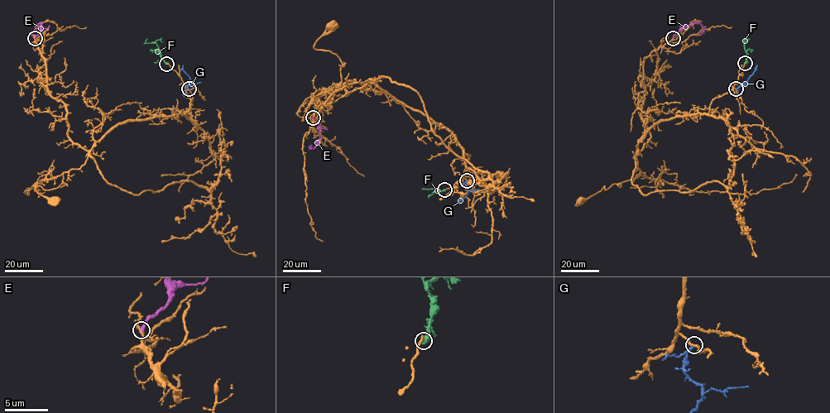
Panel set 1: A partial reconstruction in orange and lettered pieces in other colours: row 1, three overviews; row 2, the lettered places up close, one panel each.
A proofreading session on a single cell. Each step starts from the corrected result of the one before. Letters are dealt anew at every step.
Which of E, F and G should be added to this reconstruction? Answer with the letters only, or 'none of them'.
none of them

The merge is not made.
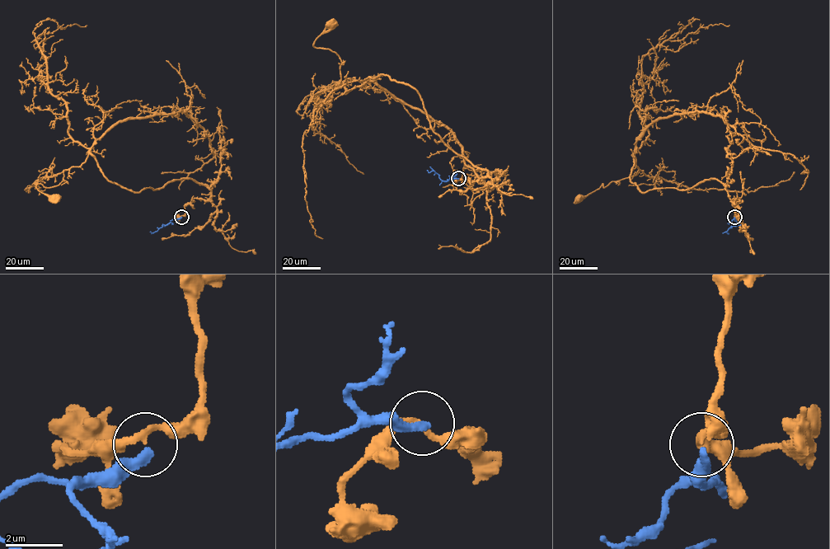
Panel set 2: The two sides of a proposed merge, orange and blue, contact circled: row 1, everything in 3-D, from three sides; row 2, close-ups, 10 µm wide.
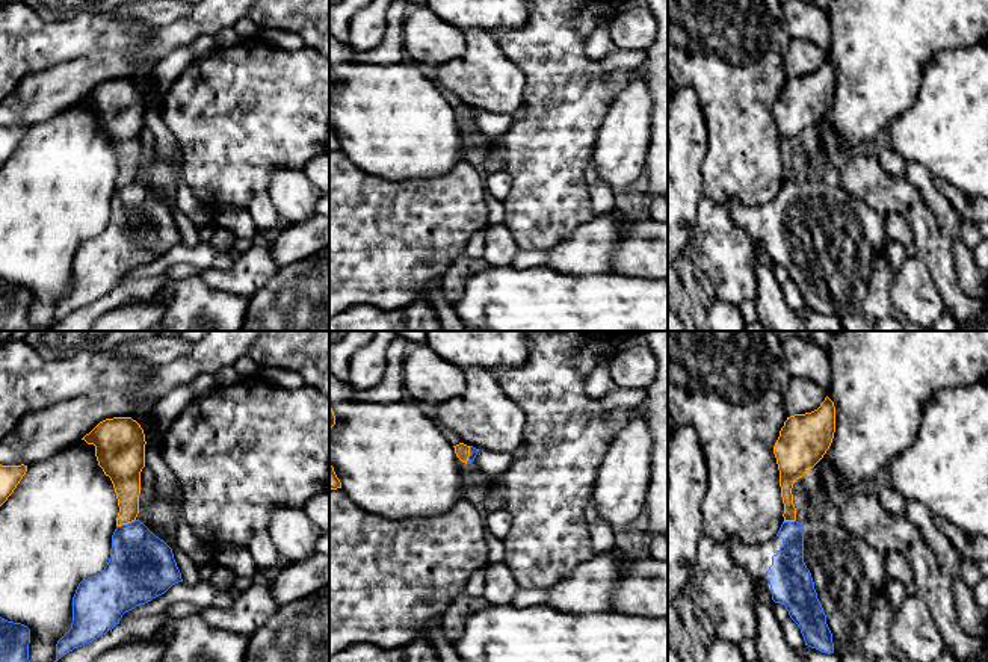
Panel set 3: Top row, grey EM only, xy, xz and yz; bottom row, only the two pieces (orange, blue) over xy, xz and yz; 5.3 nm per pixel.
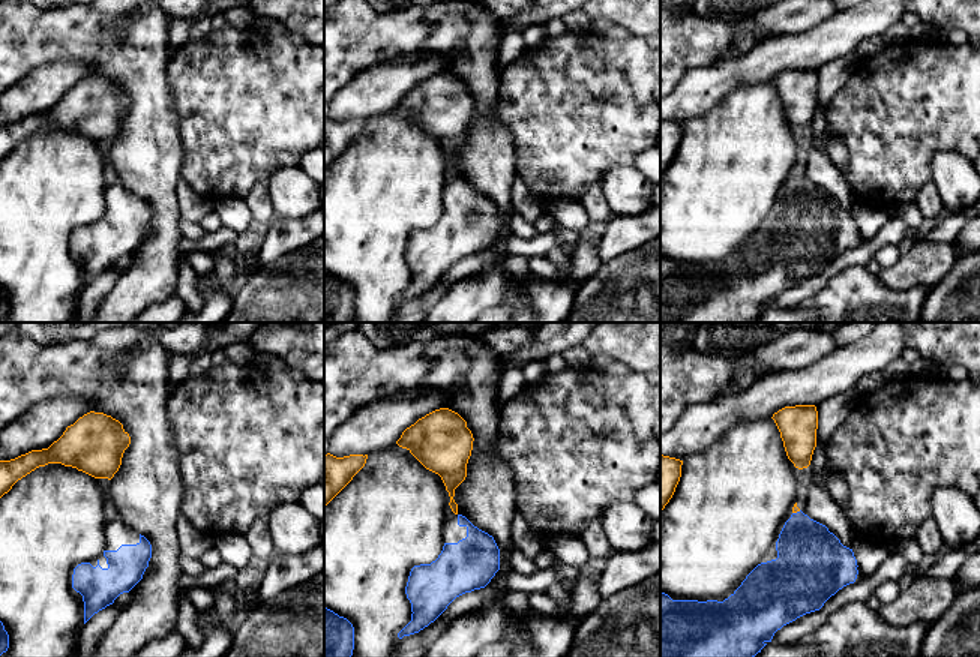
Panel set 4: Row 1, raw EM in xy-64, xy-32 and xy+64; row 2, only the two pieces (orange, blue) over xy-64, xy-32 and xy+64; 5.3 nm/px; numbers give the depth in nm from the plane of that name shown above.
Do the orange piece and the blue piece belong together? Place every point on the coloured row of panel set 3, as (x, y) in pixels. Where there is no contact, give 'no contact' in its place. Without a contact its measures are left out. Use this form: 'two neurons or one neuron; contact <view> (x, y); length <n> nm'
two neurons; contact xy (126, 523); length 110 nm

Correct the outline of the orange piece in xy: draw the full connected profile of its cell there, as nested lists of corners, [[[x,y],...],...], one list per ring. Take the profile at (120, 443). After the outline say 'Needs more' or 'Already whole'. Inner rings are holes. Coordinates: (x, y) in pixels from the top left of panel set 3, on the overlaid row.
[[[131,417],[100,422],[82,440],[95,446],[95,456],[110,478],[119,512],[116,526],[128,524],[139,514],[140,472],[145,467],[145,434]]]. Already whole

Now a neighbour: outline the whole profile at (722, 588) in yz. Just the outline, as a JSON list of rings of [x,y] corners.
[[[702,534],[689,585],[693,588],[693,602],[712,620],[718,639],[734,645],[757,639],[752,580],[724,541]]]

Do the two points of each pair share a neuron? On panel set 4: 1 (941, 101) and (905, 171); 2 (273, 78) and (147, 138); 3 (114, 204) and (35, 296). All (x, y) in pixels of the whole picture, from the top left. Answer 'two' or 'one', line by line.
1: one
2: two
3: two

